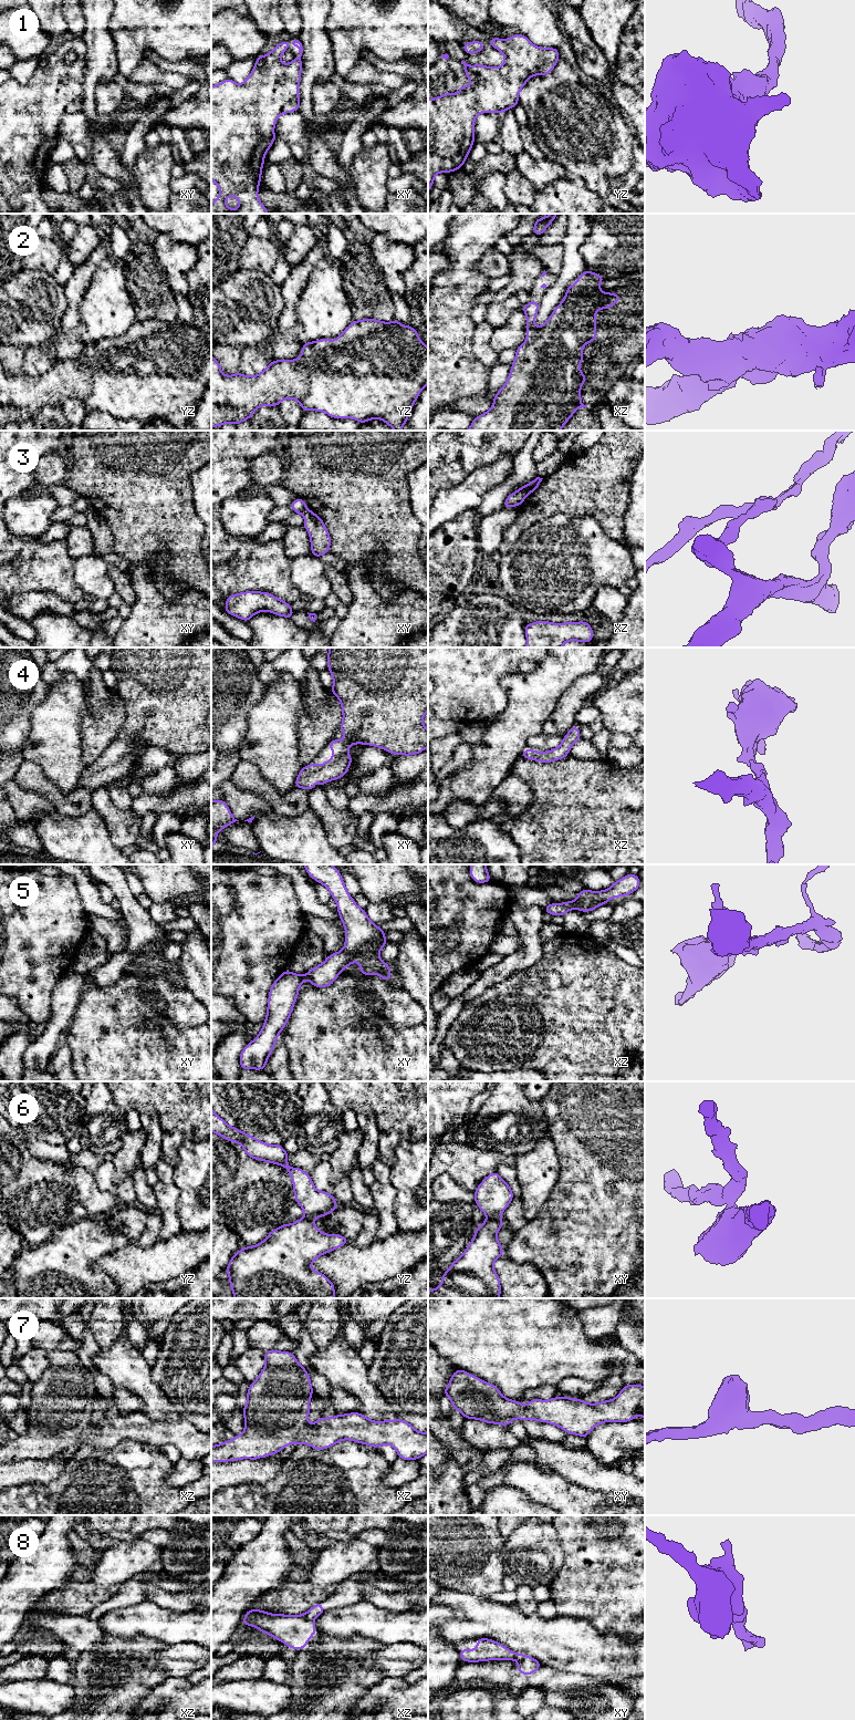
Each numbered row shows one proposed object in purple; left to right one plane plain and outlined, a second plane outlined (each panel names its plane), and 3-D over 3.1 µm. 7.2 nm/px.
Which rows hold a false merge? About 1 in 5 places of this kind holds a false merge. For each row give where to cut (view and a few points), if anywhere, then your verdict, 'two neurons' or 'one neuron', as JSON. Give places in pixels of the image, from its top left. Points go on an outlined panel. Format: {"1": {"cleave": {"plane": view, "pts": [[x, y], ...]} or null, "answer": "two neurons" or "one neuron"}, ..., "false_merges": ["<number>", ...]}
{"1": {"cleave": null, "answer": "one neuron"}, "2": {"cleave": null, "answer": "one neuron"}, "3": {"cleave": null, "answer": "one neuron"}, "4": {"cleave": null, "answer": "one neuron"}, "5": {"cleave": {"plane": "xy", "pts": [[341, 950], [353, 961]]}, "answer": "two neurons"}, "6": {"cleave": {"plane": "xy", "pts": [[499, 1216], [488, 1218]]}, "answer": "two neurons"}, "7": {"cleave": null, "answer": "one neuron"}, "8": {"cleave": {"plane": "xz", "pts": [[304, 1614], [312, 1622]]}, "answer": "two neurons"}, "false_merges": ["5", "6", "8"]}

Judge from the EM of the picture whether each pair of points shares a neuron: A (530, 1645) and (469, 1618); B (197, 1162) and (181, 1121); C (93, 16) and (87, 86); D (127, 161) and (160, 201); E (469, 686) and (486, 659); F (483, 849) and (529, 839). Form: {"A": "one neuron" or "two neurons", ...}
{"A": "one neuron", "B": "two neurons", "C": "one neuron", "D": "two neurons", "E": "one neuron", "F": "two neurons"}

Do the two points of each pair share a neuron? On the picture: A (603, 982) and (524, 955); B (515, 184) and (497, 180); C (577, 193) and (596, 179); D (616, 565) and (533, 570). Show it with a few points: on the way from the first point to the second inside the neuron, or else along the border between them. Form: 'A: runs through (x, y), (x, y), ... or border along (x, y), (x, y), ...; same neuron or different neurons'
A: border along (543, 942), (542, 956), (534, 964), (515, 972); different neurons
B: border along (504, 174), (504, 195), (509, 201); different neurons
C: border along (567, 178), (581, 178), (602, 199); different neurons
D: runs through (595, 565), (558, 565), (554, 568); same neuron

